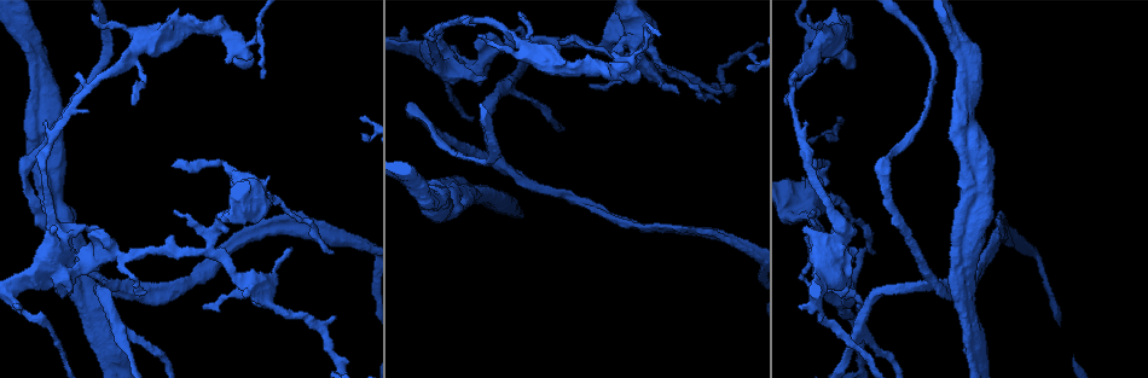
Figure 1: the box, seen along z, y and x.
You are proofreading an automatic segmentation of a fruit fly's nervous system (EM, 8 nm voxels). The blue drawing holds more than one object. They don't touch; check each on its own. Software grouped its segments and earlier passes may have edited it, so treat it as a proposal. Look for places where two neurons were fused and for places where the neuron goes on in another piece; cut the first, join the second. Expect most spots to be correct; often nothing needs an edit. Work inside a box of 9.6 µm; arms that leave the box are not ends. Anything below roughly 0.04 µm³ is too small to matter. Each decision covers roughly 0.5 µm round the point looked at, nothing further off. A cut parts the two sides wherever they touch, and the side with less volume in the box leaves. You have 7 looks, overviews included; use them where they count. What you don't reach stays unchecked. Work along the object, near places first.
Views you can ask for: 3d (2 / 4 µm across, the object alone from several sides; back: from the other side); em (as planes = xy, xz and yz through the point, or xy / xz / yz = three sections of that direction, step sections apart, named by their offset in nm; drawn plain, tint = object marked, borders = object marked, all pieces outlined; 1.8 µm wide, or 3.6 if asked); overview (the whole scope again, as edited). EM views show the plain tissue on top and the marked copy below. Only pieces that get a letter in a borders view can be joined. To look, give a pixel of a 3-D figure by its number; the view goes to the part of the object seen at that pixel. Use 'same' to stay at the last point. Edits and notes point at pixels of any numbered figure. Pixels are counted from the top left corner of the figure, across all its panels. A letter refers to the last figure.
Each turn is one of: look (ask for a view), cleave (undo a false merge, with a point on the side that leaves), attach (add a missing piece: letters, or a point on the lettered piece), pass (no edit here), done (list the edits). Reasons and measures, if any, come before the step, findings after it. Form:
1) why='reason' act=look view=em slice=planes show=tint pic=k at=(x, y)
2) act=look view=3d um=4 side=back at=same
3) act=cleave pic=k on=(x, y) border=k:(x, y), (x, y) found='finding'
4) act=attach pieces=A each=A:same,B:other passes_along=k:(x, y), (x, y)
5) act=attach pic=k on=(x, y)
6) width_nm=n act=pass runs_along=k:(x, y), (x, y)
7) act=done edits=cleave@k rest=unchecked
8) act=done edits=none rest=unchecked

why='sharp bend' act=look view=em slice=planes show=borders pic=1 at=(243, 49)

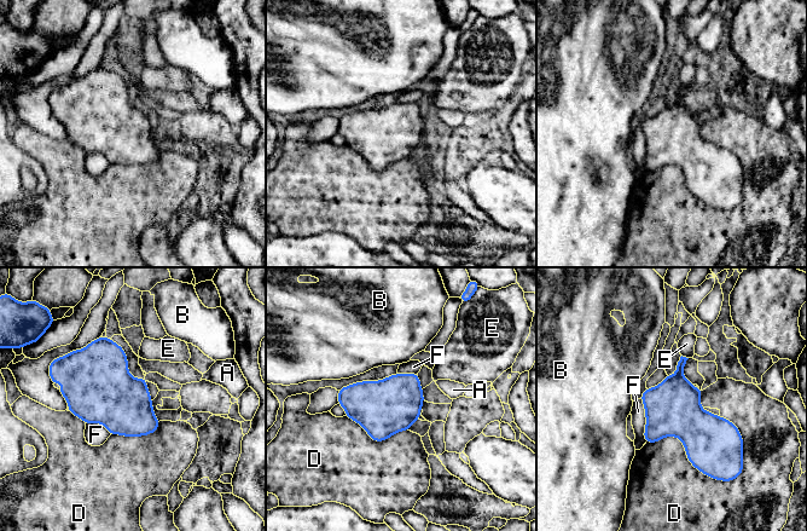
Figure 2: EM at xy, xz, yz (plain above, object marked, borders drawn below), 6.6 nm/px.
width_nm=360 act=pass each=A:other,B:other,D:other,E:other,F:other border=2:(646, 442), (677, 437), (710, 478) found='one neuron here'

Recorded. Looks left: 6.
why='thick end' act=look view=em slice=planes show=borders pic=1 at=(952, 110)

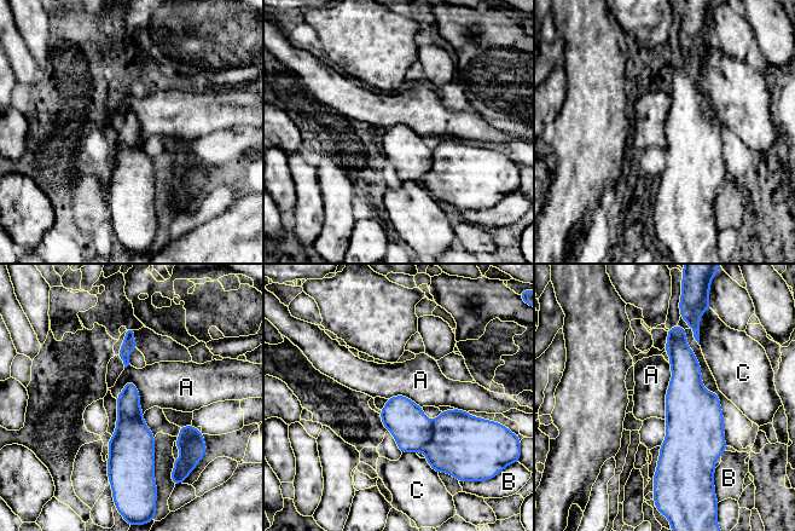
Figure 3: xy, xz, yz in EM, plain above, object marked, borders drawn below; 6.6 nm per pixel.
act=pass each=A:other,B:other,C:other border=3:(669, 363), (665, 419) found='no lettered piece goes on from it'

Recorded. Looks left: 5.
why='branch point' act=look view=3d um=4 pic=1 at=(209, 246)

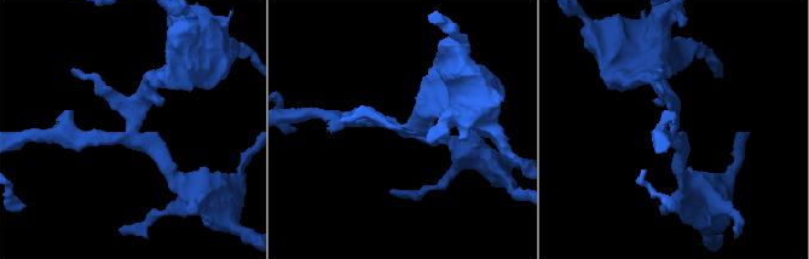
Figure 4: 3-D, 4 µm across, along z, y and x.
act=look view=em slice=xy step=4 show=borders pic=4 at=(406, 134)

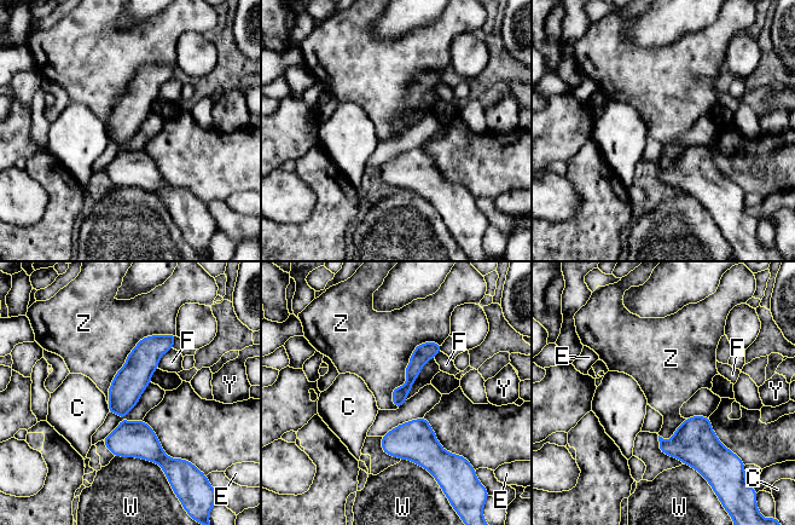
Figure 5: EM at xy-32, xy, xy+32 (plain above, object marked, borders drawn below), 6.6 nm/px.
longest_contact=Z:650nm act=pass each=C:other,E:other,F:other,W:other,Y:other,Z:other border=5:(175, 333), (137, 344), (108, 404) found='one neuron here'

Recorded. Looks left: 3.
act=done edits=none rest=unchecked

